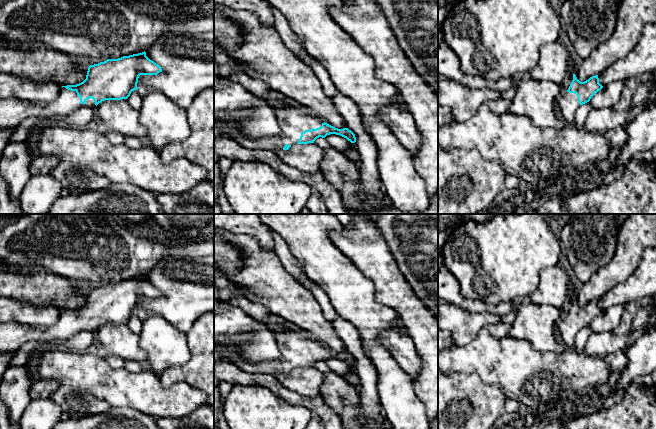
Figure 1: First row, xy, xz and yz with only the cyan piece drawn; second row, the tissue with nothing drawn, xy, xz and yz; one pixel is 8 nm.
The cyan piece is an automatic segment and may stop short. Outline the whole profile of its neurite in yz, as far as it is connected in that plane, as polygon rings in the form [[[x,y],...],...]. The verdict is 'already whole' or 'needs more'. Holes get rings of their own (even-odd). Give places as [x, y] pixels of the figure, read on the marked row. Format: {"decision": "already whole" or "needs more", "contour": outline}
{"decision": "needs more", "contour": [[[573,74],[573,80],[568,90],[562,92],[557,99],[565,123],[575,125],[575,115],[578,108],[589,102],[592,96],[602,88],[603,86],[599,83],[598,75],[580,82],[576,75]]]}

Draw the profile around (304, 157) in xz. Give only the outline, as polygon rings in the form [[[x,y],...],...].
[[[314,143],[295,144],[288,150],[273,151],[284,163],[297,170],[308,173],[321,171],[320,163],[324,157],[324,149]]]

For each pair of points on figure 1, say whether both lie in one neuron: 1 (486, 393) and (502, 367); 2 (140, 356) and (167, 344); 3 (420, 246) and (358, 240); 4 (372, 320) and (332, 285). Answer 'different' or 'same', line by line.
1: different
2: different
3: different
4: same

